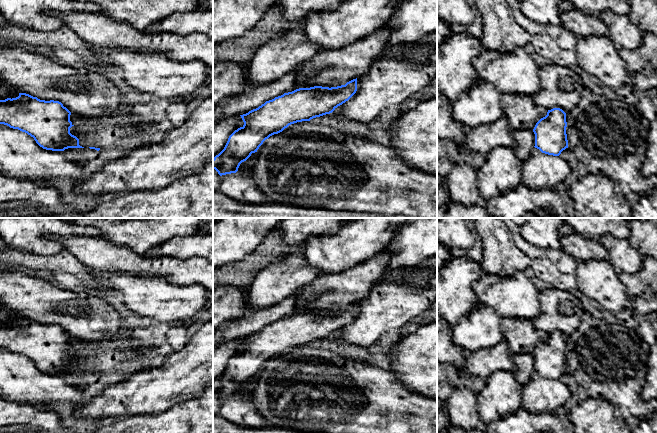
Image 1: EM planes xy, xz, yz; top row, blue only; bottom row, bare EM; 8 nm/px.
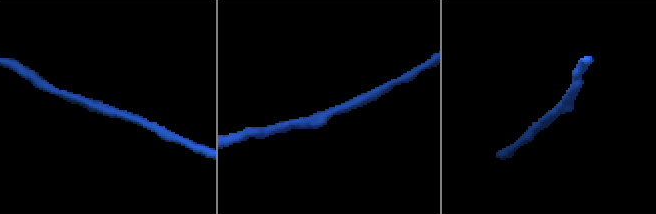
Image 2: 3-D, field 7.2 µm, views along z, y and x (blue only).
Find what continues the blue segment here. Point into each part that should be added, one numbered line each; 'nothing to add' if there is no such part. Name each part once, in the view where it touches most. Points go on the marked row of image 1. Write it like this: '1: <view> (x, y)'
nothing to add

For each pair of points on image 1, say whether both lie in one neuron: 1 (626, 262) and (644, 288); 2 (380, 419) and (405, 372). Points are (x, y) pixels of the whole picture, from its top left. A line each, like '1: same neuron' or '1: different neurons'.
1: different neurons
2: different neurons

